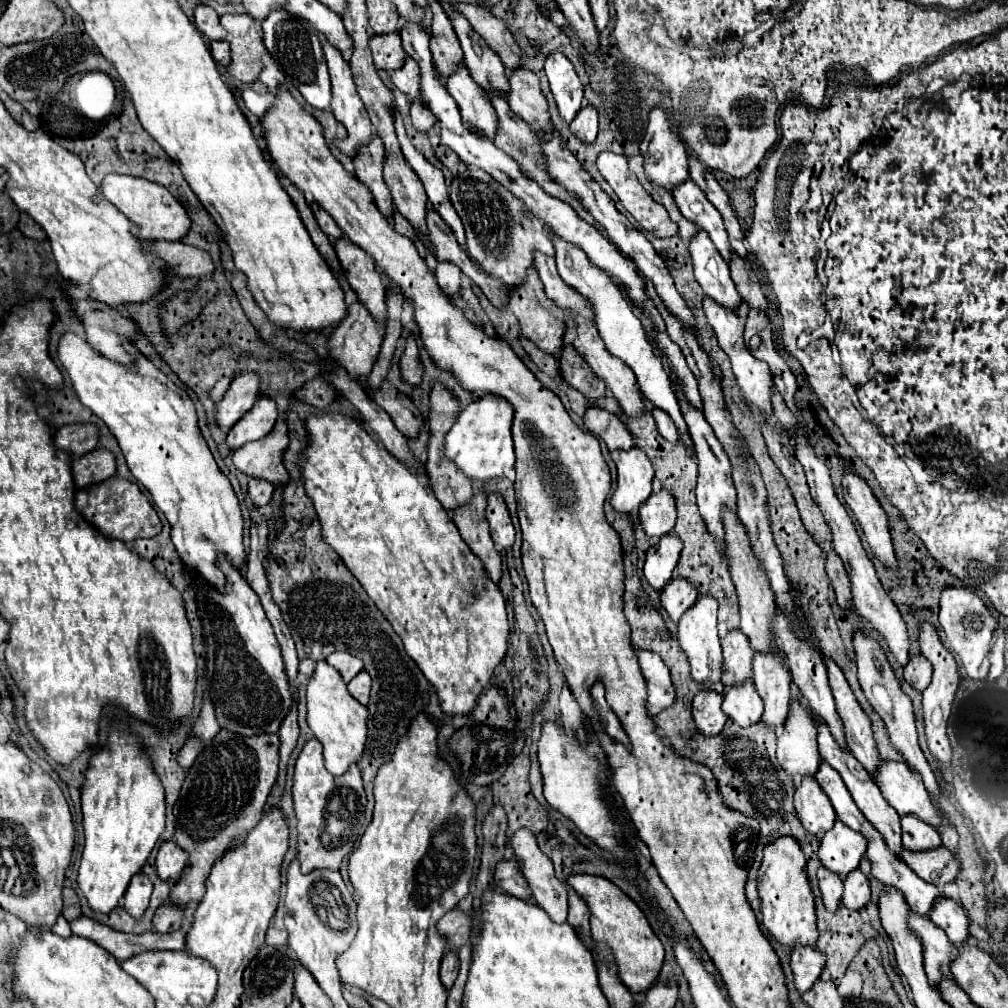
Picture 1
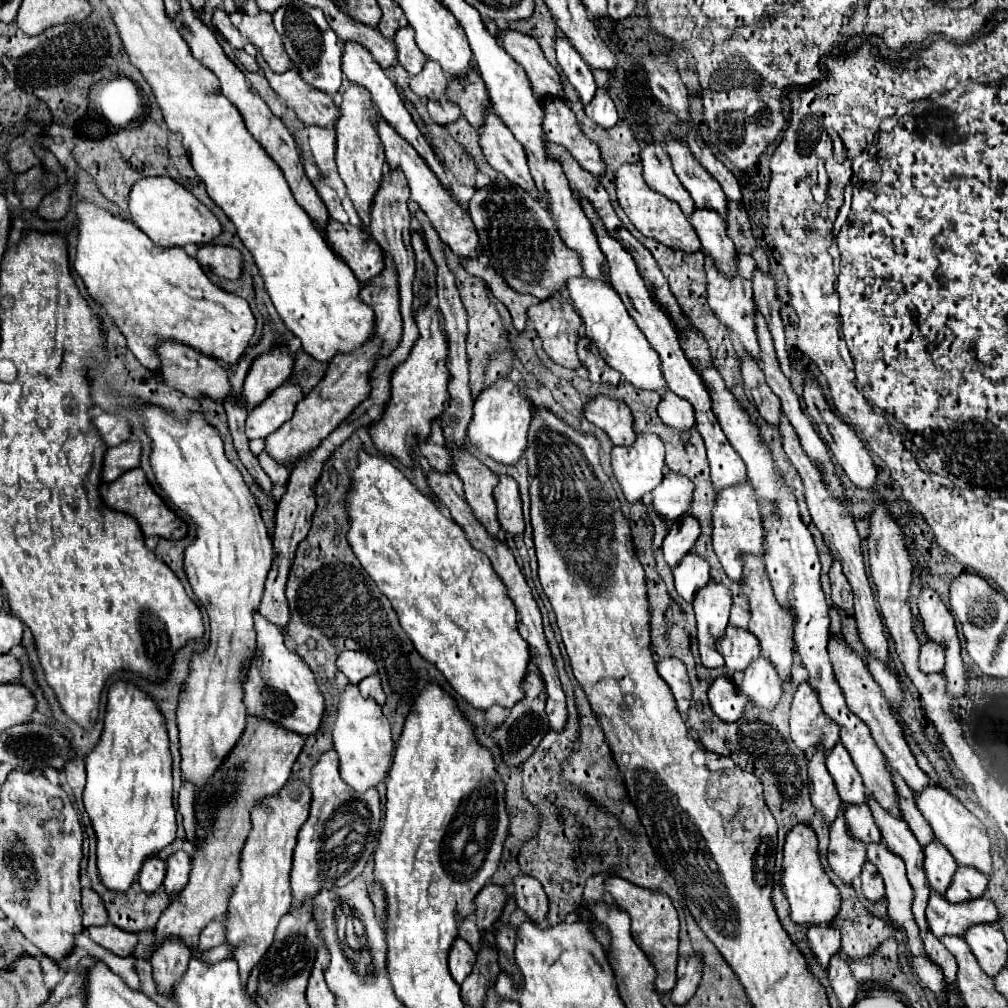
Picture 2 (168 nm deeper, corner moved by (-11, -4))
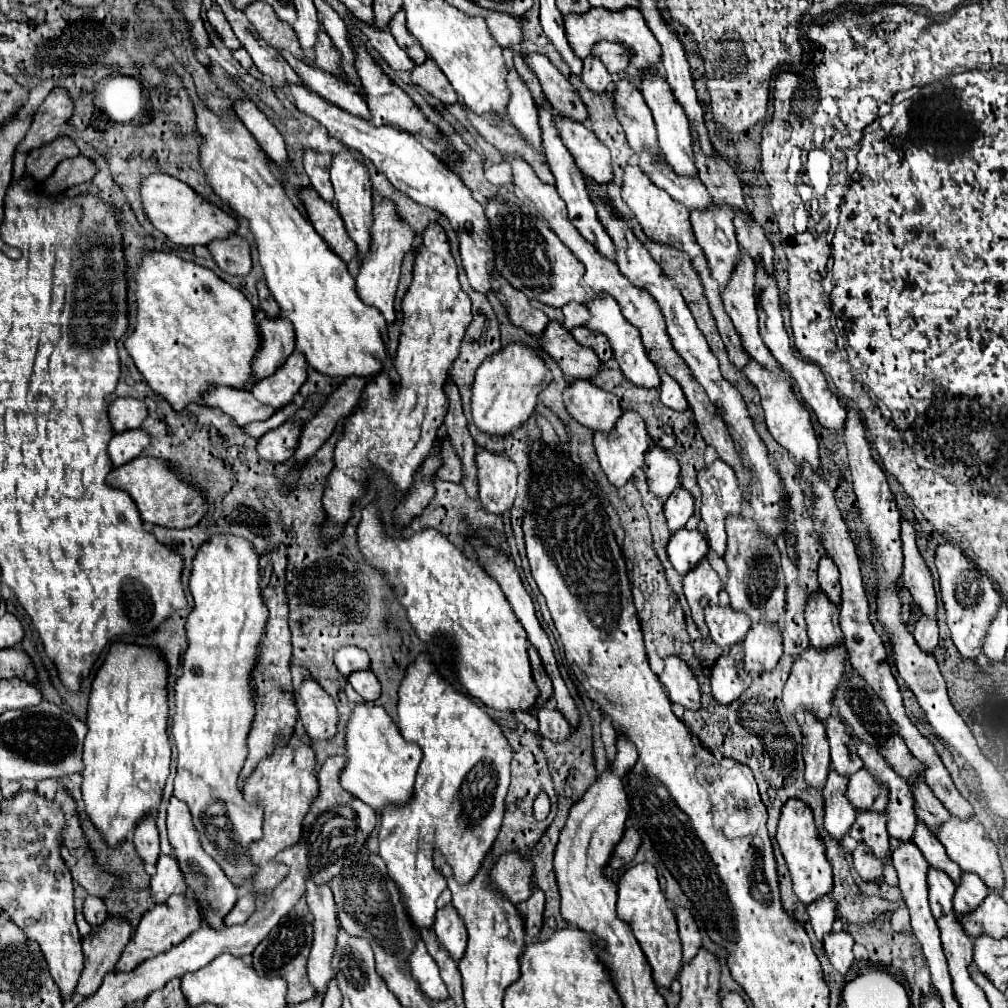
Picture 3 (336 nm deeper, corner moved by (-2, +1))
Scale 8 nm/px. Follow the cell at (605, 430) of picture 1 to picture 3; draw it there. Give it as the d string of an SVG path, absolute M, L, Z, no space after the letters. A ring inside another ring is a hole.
M588 379L572 383L564 391L564 403L568 413L592 431L612 431L622 415L618 399Z

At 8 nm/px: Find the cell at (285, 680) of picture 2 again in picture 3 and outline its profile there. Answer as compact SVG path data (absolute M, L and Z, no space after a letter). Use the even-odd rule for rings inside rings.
M310 677L302 679L300 687L292 693L306 733L312 739L332 739L336 735L338 711L330 695Z

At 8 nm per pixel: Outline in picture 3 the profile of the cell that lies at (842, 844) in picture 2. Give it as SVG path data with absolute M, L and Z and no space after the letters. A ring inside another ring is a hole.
M830 771L826 787L822 791L826 799L824 829L836 843L844 841L856 819L856 811L854 807L850 807L850 801L846 799L846 783L848 779L842 779L842 775L834 775L834 771Z

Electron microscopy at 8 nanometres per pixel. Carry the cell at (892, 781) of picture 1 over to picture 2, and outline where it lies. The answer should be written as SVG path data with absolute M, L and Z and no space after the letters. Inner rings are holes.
M929 786L921 794L917 794L917 806L923 812L925 820L933 826L935 838L951 852L955 862L959 866L973 866L983 874L993 874L993 864L991 864L991 842L987 836L987 830L983 822L973 816L955 796L951 796L947 790L939 786Z

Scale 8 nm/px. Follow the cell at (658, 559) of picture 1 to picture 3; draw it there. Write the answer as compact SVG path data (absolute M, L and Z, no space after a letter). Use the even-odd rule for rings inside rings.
M678 487L678 491L674 491L674 495L666 499L664 513L666 513L668 531L670 535L674 535L676 531L684 529L688 519L694 515L694 499L690 499L690 495L686 495L682 487Z

